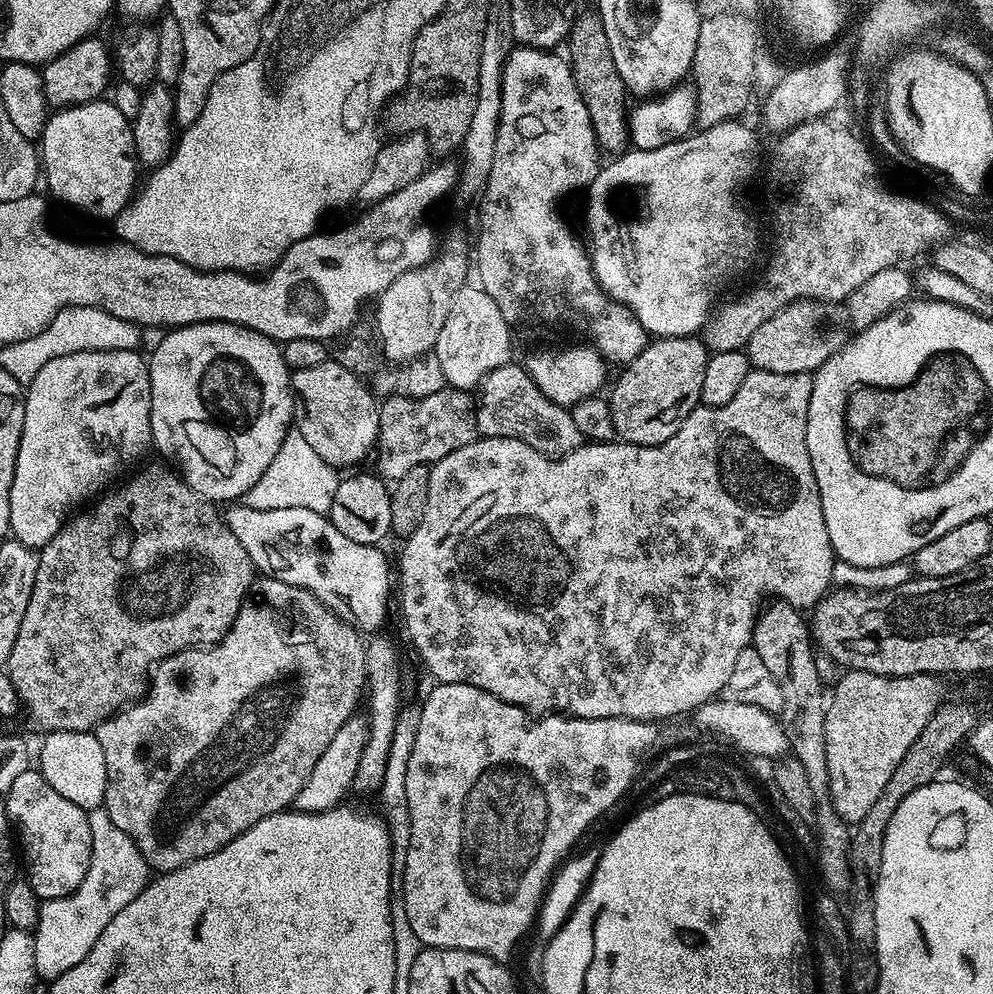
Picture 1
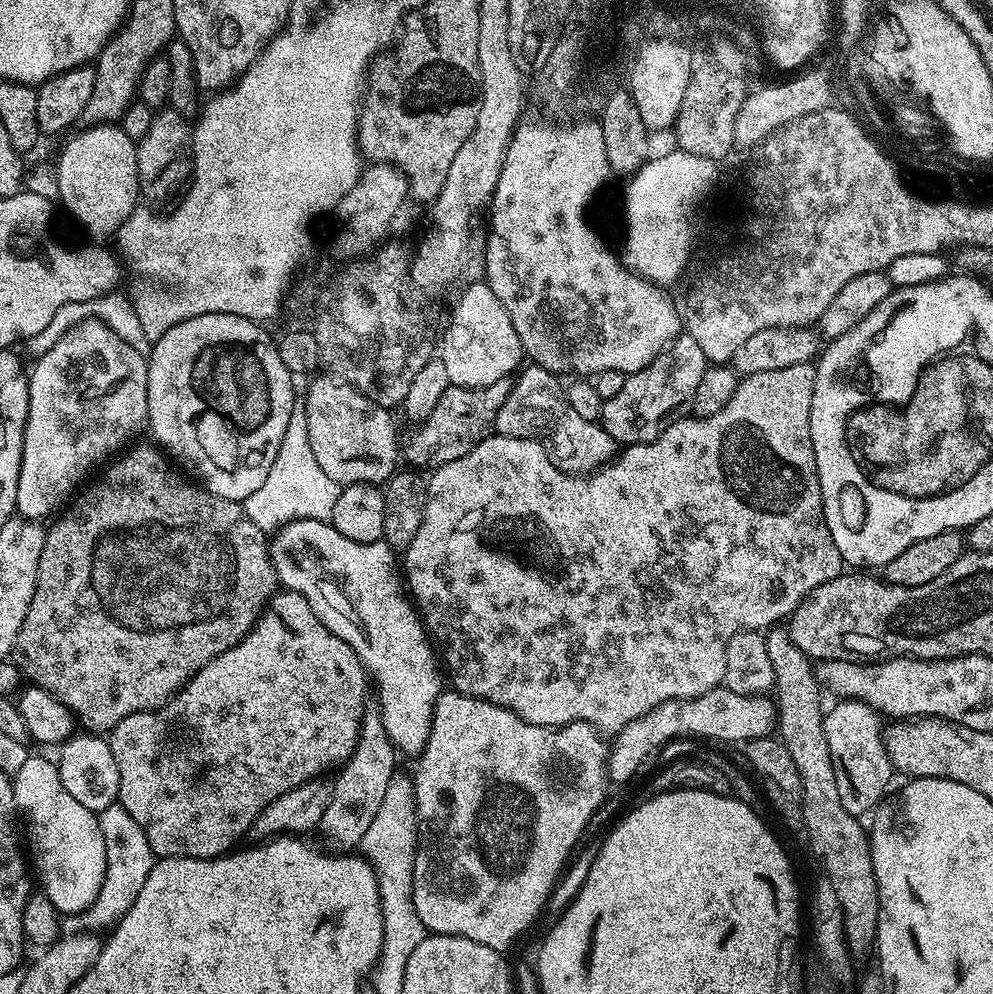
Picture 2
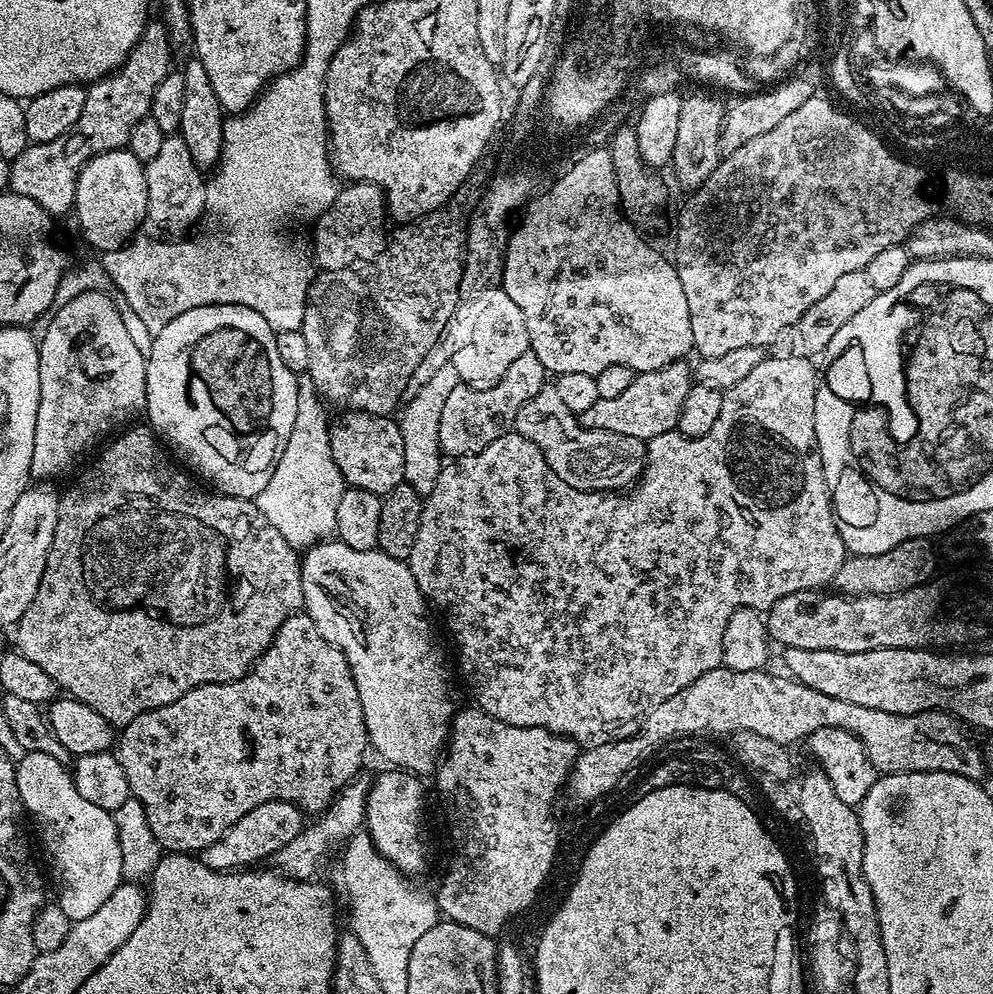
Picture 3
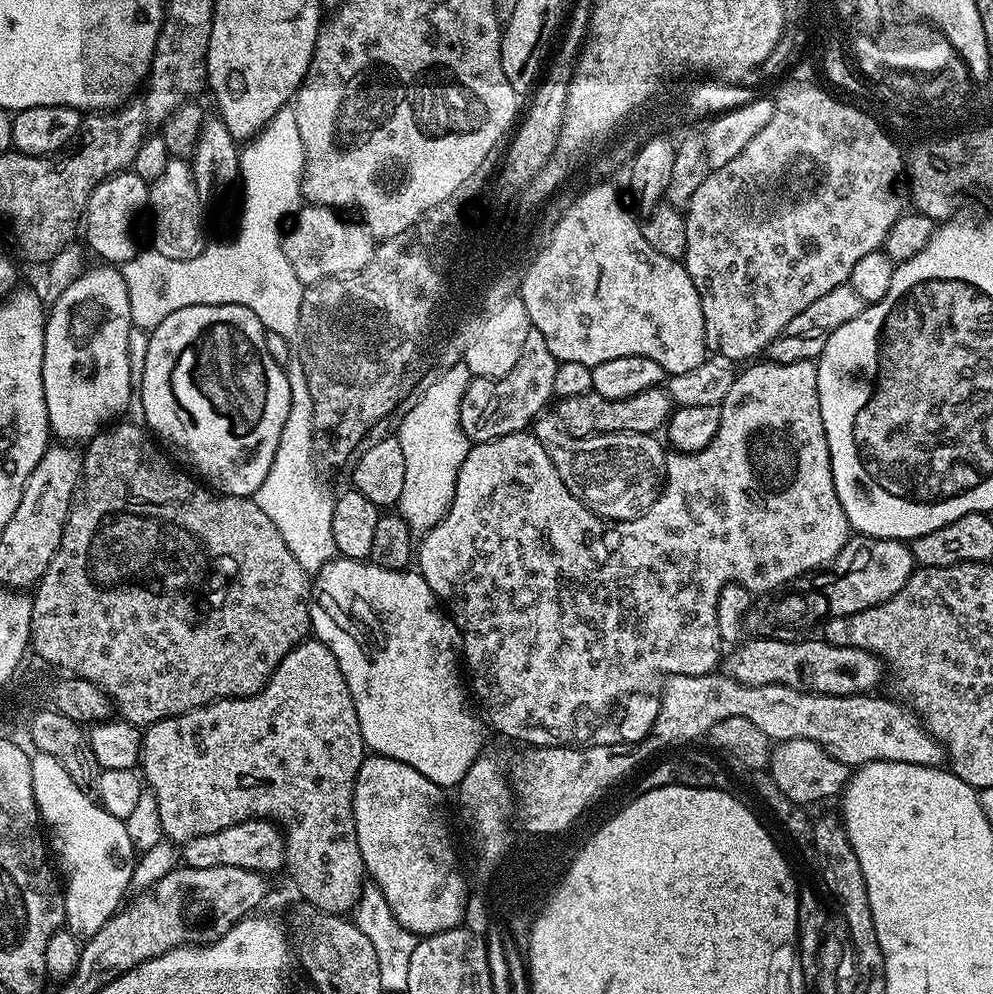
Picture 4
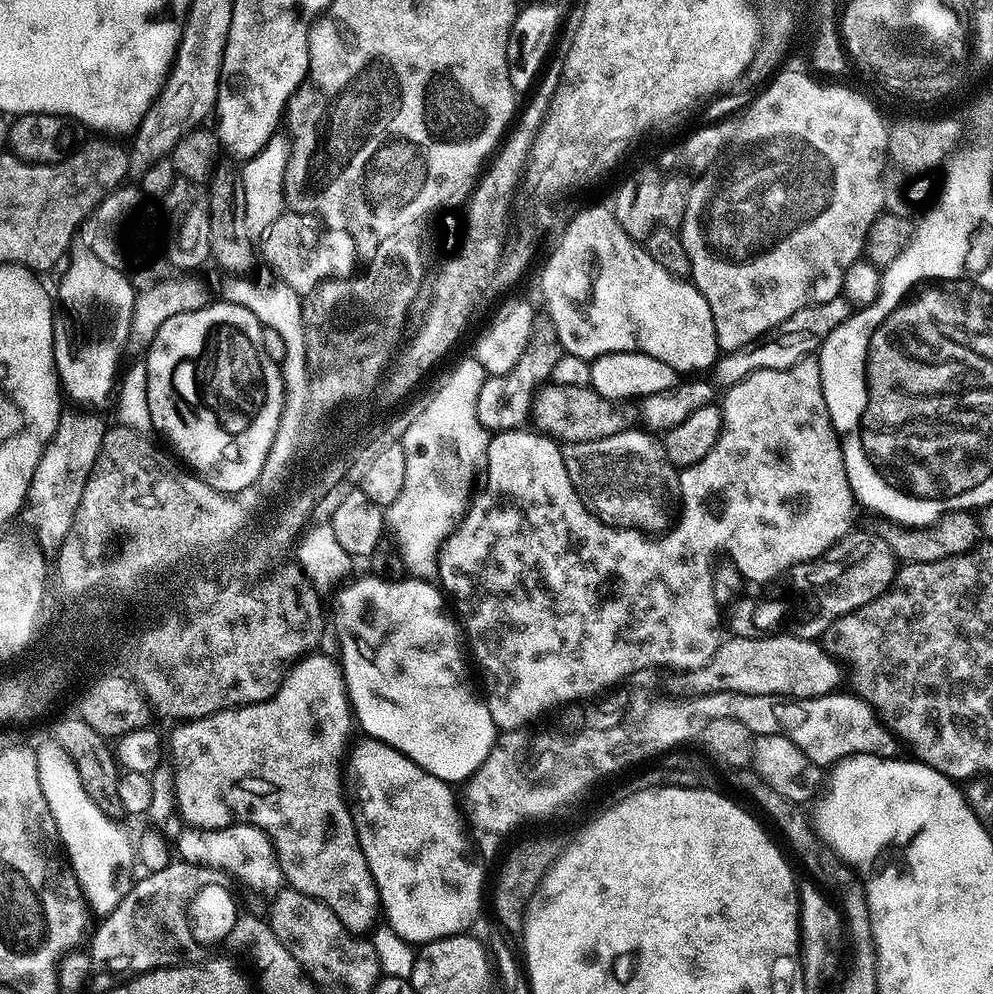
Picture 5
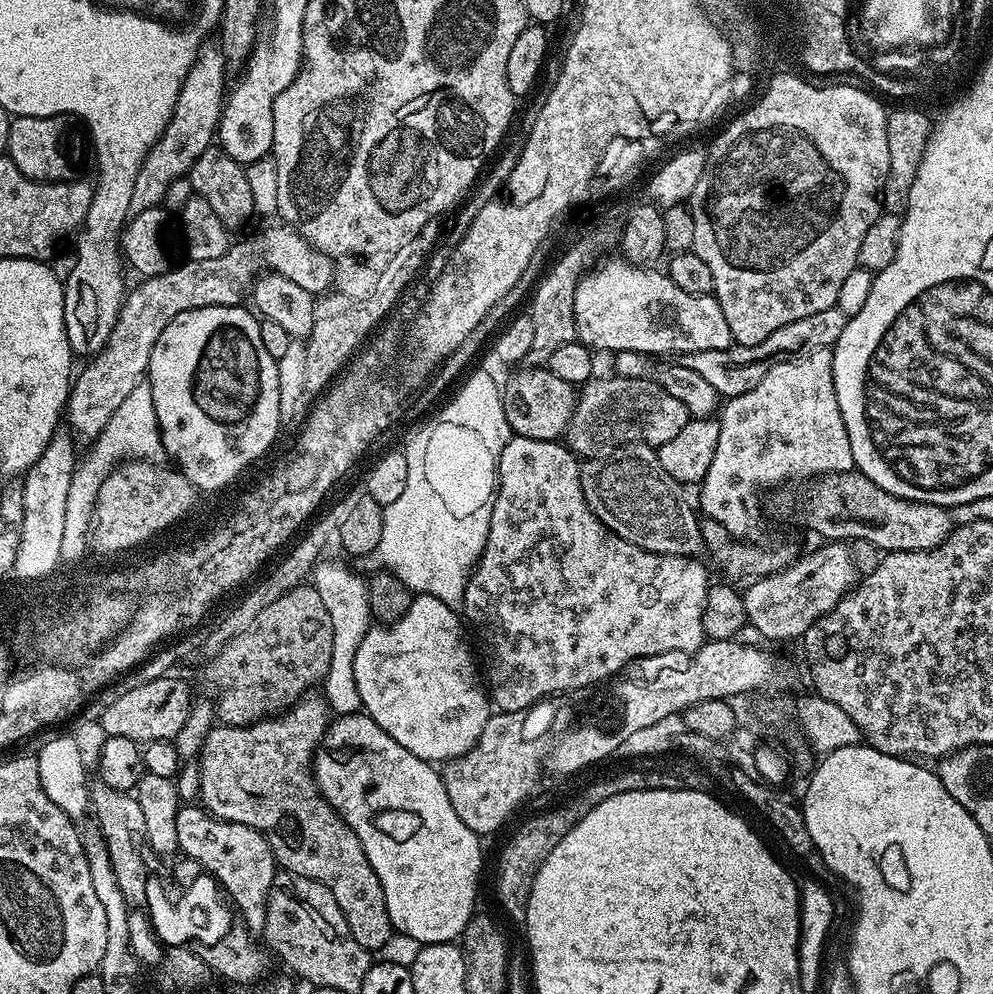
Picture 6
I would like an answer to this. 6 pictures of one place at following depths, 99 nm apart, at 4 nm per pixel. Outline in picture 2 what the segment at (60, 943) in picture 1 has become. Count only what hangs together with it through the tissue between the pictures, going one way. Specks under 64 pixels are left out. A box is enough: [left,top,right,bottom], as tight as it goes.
[63,802,154,934]

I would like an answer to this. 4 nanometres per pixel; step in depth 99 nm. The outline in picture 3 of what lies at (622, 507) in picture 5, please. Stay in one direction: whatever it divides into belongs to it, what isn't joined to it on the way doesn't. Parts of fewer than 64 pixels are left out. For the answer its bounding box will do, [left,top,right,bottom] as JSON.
[514,386,646,492]

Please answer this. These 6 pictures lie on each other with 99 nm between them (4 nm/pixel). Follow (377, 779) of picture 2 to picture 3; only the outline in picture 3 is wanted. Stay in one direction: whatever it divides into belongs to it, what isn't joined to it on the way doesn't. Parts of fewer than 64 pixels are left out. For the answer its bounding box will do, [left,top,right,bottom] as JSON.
[270,774,372,880]

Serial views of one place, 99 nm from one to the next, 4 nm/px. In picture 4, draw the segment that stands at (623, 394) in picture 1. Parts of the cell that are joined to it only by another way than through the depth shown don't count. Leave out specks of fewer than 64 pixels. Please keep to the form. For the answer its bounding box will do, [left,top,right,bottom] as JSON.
[554,387,674,438]

